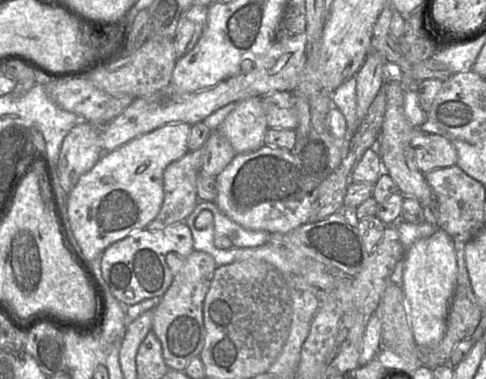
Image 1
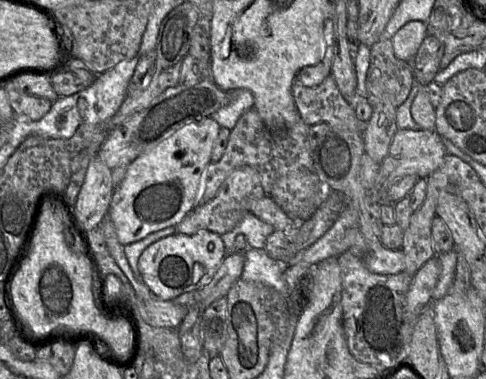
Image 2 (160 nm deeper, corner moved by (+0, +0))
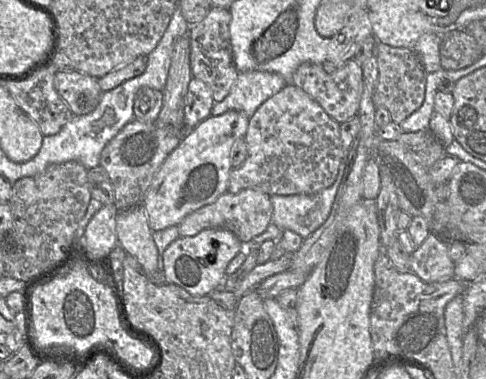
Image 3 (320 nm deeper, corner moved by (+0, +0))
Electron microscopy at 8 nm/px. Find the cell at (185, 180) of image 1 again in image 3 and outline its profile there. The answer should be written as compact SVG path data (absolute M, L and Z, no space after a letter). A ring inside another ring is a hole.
M288 83L282 90L263 102L255 113L250 117L248 129L244 136L244 140L247 145L247 158L245 162L238 168L231 171L228 193L238 193L244 189L256 189L260 190L269 196L271 195L292 195L292 194L318 194L323 189L331 186L338 176L344 175L346 169L346 157L347 151L343 148L341 135L340 135L340 123L333 120L326 111L307 93L302 89L296 87L292 83Z

